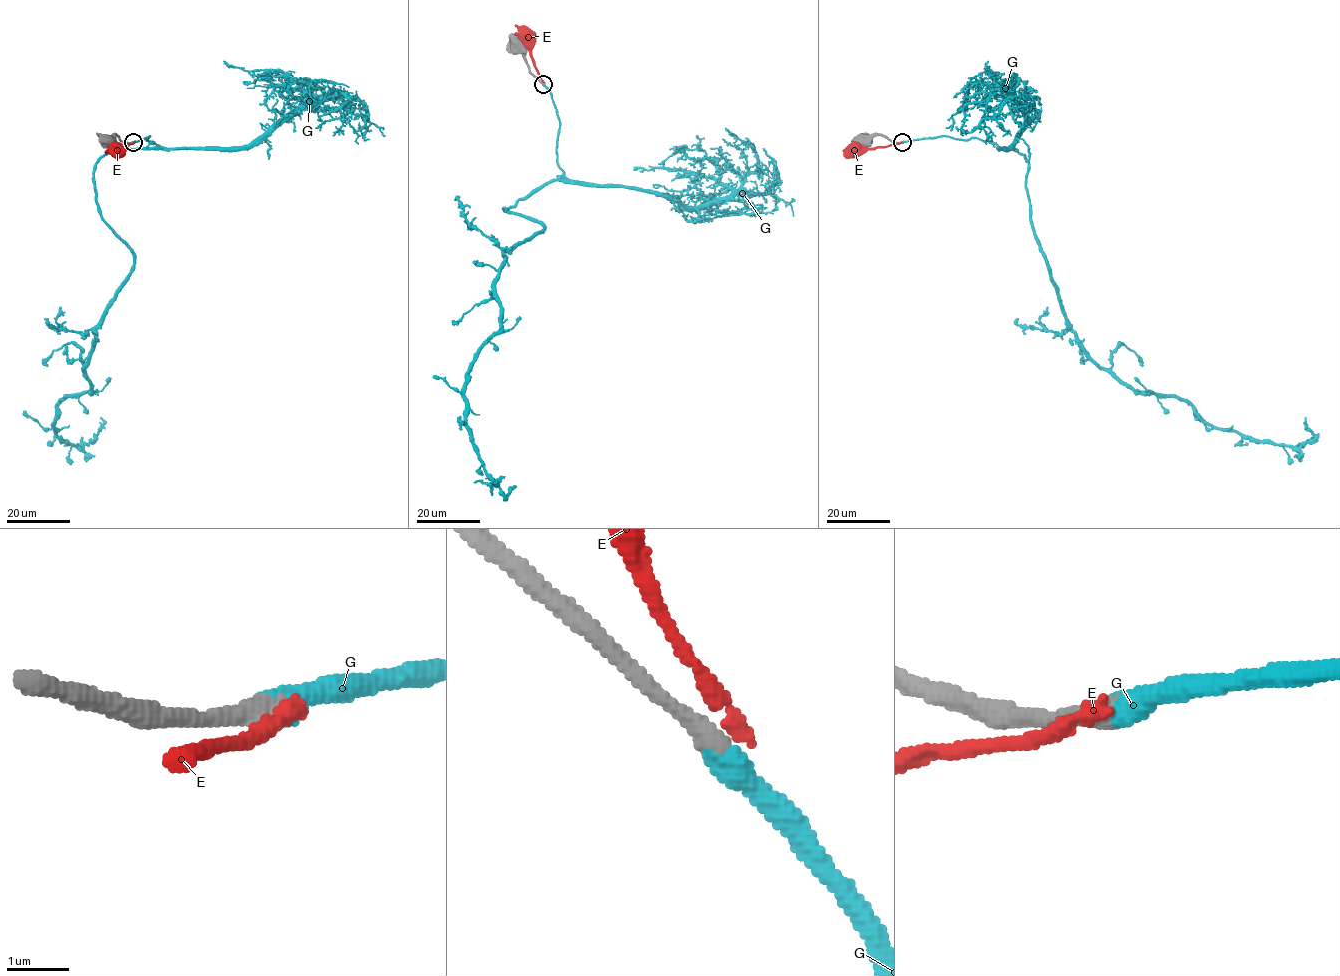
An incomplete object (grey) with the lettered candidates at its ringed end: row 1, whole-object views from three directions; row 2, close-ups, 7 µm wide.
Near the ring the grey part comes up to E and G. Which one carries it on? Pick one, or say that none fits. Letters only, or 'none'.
G

